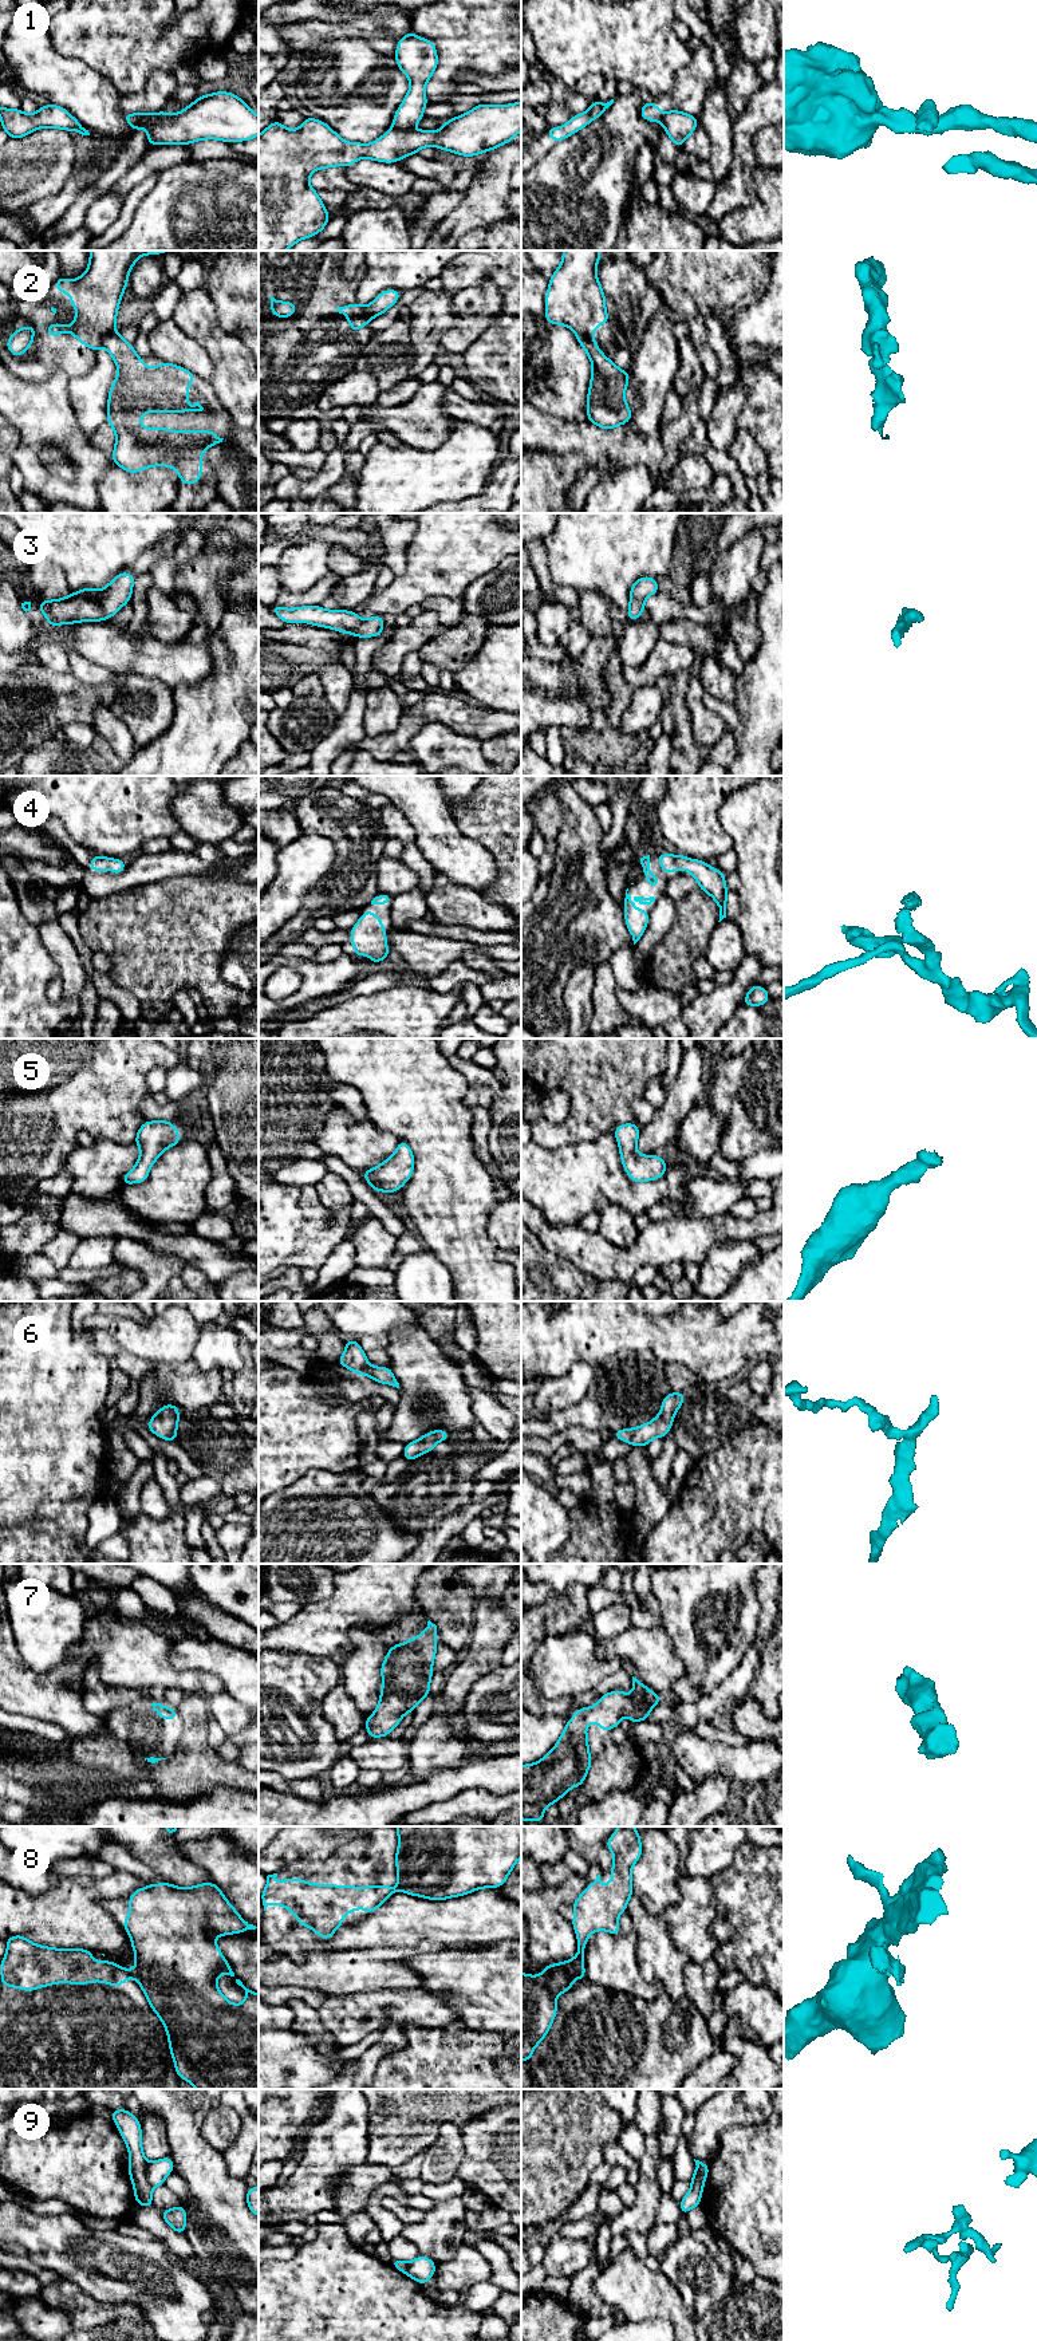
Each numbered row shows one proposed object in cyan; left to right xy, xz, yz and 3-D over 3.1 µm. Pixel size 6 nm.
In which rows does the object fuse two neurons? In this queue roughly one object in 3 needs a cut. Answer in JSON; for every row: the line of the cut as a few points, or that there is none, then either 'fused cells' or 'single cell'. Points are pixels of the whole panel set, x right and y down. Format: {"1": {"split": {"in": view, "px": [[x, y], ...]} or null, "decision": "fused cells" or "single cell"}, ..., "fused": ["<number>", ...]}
{"1": {"split": {"in": "xz", "px": [[391, 127], [405, 130]]}, "decision": "fused cells"}, "2": {"split": {"in": "xy", "px": [[113, 328], [101, 345]]}, "decision": "fused cells"}, "3": {"split": null, "decision": "single cell"}, "4": {"split": null, "decision": "single cell"}, "5": {"split": null, "decision": "single cell"}, "6": {"split": null, "decision": "single cell"}, "7": {"split": null, "decision": "single cell"}, "8": {"split": {"in": "xy", "px": [[133, 1971], [135, 1978]]}, "decision": "fused cells"}, "9": {"split": {"in": "xy", "px": [[146, 2163], [146, 2182], [152, 2187]]}, "decision": "fused cells"}, "fused": ["1", "2", "8", "9"]}

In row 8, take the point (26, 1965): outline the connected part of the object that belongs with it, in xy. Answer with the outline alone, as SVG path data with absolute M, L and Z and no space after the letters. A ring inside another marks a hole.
M23 1935L9 1936L5 1943L7 1952L0 1963L1 1987L35 1991L60 1982L103 1982L119 1989L126 1979L135 1979L134 1971L118 1967L115 1959L111 1963L96 1960L92 1964L95 1951L38 1946Z

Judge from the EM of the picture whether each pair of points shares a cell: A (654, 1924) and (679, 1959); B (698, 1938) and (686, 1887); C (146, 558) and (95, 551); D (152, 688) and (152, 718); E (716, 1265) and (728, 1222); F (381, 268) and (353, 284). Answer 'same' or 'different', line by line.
A: same
B: same
C: different
D: same
E: different
F: different

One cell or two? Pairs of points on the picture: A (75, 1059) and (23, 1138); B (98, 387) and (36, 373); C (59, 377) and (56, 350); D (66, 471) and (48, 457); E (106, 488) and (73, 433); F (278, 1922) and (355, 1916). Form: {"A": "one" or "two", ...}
{"A": "one", "B": "two", "C": "two", "D": "one", "E": "two", "F": "one"}

